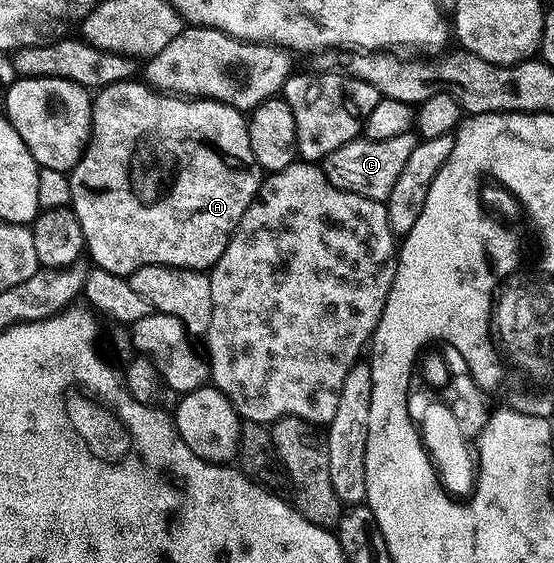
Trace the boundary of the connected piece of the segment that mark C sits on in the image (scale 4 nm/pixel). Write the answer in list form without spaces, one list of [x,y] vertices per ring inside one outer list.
[[[414,131],[405,134],[397,134],[397,138],[385,138],[384,140],[368,140],[356,138],[333,150],[321,162],[321,169],[327,181],[346,192],[361,194],[370,200],[386,201],[397,178],[401,175],[401,169],[405,162],[409,162],[409,154],[413,154],[417,137]]]

